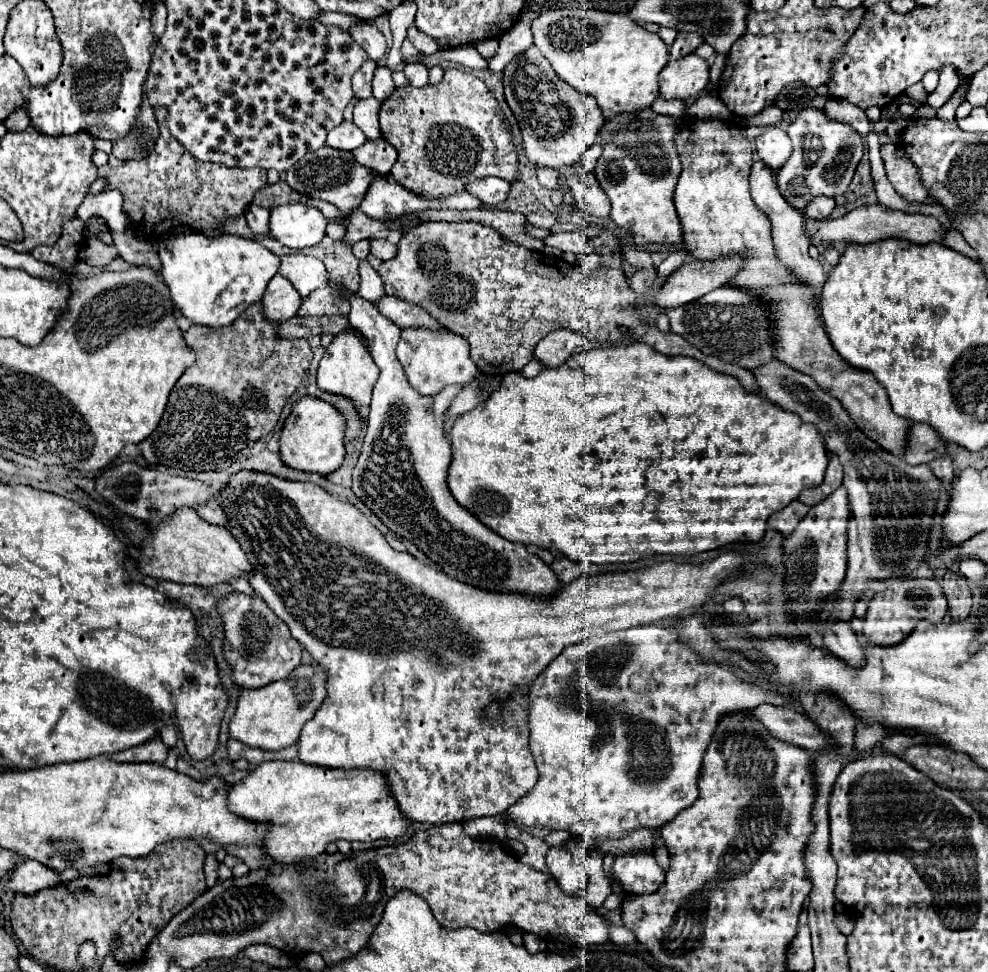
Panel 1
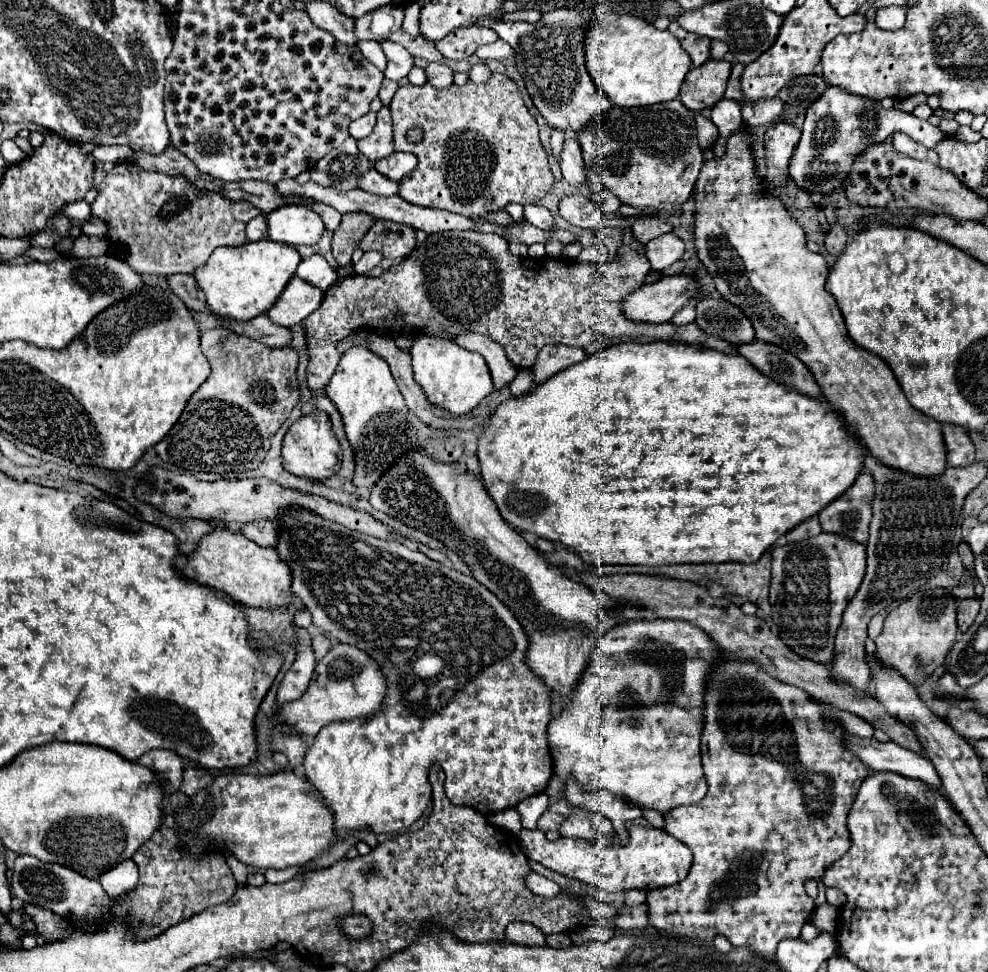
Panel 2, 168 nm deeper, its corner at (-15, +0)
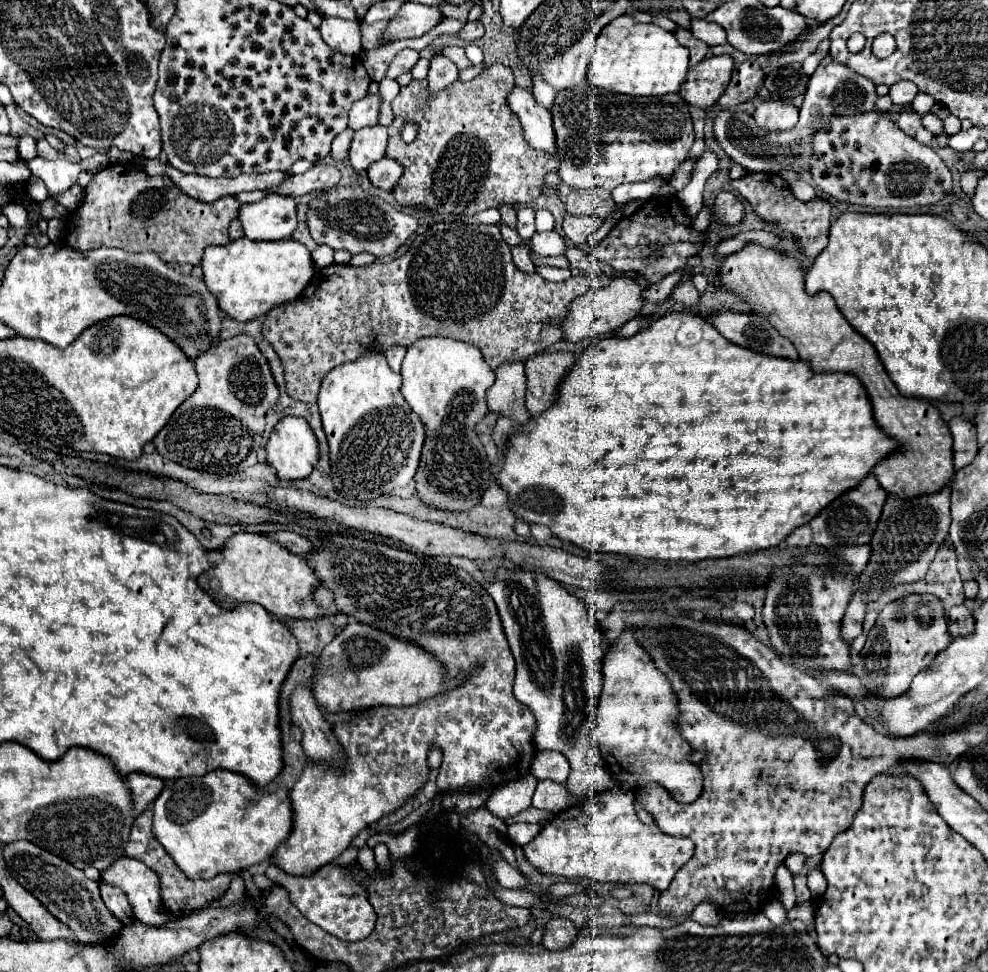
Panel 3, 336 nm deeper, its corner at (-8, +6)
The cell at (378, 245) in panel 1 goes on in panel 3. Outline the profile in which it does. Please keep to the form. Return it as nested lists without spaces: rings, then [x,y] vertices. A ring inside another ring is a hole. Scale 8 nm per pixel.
[[[338,186],[318,194],[308,206],[308,228],[316,244],[326,244],[334,250],[348,250],[350,254],[368,252],[372,256],[394,254],[418,228],[418,218],[392,208],[378,196],[366,194],[358,186]]]

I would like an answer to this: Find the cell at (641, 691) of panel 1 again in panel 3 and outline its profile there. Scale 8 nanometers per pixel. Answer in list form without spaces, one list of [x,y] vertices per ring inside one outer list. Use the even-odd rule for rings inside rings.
[[[626,628],[616,638],[616,642],[608,646],[602,660],[602,674],[604,674],[604,684],[598,702],[596,726],[590,738],[592,738],[592,746],[598,748],[602,758],[608,762],[614,780],[619,784],[619,778],[622,778],[622,782],[630,788],[640,788],[646,786],[648,782],[656,782],[664,786],[674,800],[684,804],[694,802],[702,794],[702,774],[698,764],[692,762],[692,748],[678,730],[680,710],[678,710],[676,694],[672,692],[672,684],[658,670],[646,648],[636,642],[634,628]]]

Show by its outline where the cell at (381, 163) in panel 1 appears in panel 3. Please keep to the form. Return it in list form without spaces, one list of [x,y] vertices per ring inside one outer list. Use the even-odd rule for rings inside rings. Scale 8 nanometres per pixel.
[[[382,158],[368,168],[368,178],[372,180],[372,184],[378,188],[384,188],[384,190],[390,190],[392,184],[398,182],[400,174],[402,174],[400,162],[392,160],[392,158]]]

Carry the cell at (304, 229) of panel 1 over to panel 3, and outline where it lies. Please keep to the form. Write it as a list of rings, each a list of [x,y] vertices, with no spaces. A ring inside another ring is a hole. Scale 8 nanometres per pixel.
[[[270,194],[260,202],[242,204],[238,220],[250,240],[286,240],[298,228],[296,202],[290,196]]]

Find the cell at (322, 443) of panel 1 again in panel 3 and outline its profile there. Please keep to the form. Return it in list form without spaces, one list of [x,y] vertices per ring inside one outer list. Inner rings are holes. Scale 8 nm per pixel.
[[[286,416],[282,418],[276,428],[272,430],[268,442],[266,442],[266,458],[268,464],[272,464],[278,472],[280,480],[298,480],[298,478],[308,478],[312,470],[318,464],[318,440],[310,428],[310,424],[300,418],[300,416]]]

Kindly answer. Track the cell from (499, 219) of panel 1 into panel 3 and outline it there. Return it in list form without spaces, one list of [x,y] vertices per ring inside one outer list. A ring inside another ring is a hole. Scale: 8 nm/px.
[[[500,206],[498,208],[500,210],[500,214],[502,214],[502,222],[506,224],[506,226],[510,226],[510,228],[516,228],[518,226],[518,218],[516,218],[516,210],[512,208],[512,206]]]

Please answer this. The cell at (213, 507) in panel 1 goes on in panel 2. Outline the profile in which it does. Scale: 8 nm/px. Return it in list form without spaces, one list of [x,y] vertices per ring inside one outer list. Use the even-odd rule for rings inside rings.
[[[259,520],[259,522],[249,522],[243,526],[241,530],[249,540],[257,542],[259,546],[269,546],[275,548],[277,540],[279,540],[279,526],[277,522],[269,522],[269,520]]]

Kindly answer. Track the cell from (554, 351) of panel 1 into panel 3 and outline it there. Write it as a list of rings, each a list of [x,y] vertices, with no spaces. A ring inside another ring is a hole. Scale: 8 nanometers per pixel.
[[[544,352],[534,354],[526,362],[526,408],[528,412],[540,414],[554,402],[554,392],[568,372],[574,366],[572,352]]]

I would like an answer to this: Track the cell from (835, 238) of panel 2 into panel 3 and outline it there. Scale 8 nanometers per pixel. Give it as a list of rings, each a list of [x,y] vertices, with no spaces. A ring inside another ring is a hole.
[[[750,172],[740,180],[732,180],[732,188],[738,190],[756,210],[756,214],[768,222],[778,224],[778,228],[790,236],[800,238],[802,248],[808,256],[816,258],[828,244],[828,230],[832,222],[832,206],[826,200],[812,200],[812,202],[800,202],[792,196],[790,186],[778,176],[778,174],[758,174]]]

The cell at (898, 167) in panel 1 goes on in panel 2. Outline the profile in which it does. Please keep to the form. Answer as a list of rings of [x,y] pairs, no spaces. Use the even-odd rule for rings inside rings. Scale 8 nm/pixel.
[[[895,132],[895,134],[893,134],[893,144],[895,144],[895,148],[897,148],[901,154],[907,154],[907,156],[911,156],[911,158],[929,160],[929,162],[935,162],[935,164],[939,162],[939,156],[937,156],[933,150],[923,148],[923,144],[911,140],[911,138],[909,138],[907,134],[903,134],[903,132]]]

